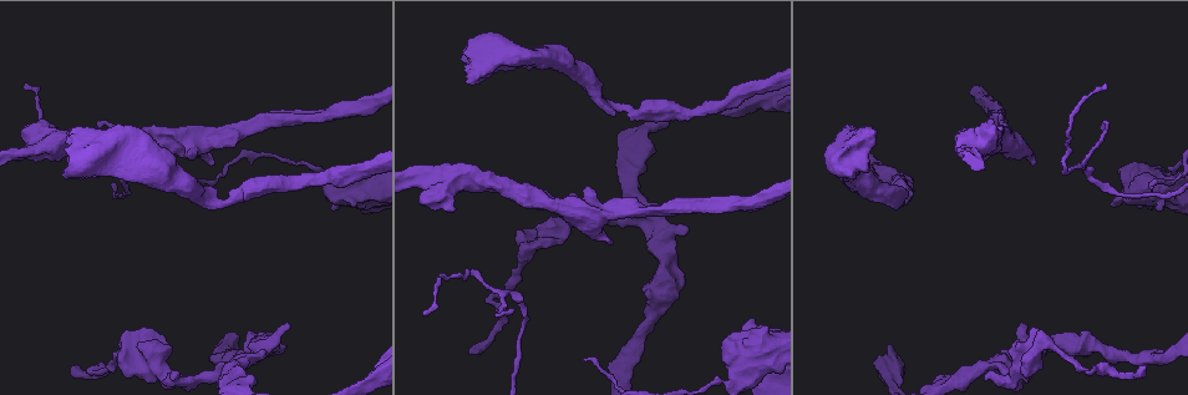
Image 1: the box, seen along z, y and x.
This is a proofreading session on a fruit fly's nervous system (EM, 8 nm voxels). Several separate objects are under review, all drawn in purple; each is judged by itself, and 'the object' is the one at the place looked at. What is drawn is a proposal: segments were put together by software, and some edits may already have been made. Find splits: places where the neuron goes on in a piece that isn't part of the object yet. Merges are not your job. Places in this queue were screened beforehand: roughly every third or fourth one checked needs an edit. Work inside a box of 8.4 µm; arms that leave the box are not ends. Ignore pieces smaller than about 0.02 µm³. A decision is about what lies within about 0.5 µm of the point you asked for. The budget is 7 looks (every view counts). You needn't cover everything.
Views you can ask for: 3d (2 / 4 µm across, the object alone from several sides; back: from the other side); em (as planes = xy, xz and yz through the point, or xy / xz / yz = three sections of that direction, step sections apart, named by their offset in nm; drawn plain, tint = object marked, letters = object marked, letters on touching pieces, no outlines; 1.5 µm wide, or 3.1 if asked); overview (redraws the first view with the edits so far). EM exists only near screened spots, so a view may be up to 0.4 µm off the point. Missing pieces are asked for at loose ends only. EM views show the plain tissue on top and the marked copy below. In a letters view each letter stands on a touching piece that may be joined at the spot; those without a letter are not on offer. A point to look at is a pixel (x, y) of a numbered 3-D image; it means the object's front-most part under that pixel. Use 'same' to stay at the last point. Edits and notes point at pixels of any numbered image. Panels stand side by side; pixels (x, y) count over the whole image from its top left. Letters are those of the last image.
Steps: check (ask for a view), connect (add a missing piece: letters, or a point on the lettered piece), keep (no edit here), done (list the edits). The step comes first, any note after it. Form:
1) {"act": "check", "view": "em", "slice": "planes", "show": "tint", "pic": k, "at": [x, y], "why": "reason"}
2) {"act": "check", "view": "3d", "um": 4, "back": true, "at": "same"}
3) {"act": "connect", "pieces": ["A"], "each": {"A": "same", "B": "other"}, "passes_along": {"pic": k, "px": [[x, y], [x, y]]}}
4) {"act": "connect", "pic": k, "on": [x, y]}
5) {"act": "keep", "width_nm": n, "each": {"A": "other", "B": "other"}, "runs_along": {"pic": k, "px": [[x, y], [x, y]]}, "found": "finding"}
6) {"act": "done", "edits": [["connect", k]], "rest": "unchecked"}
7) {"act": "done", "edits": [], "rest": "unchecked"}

{"act": "check", "view": "3d", "um": 2, "pic": 1, "at": [611, 241], "why": "thick end"}

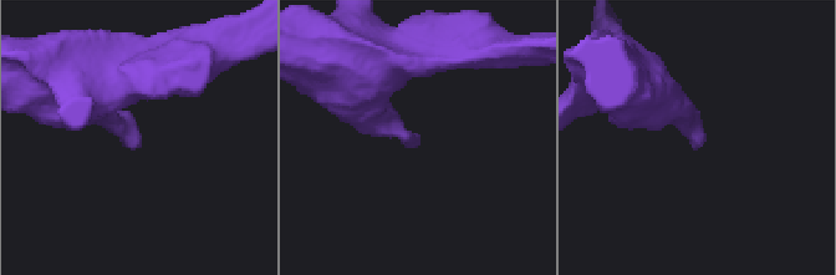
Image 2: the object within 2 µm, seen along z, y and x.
{"act": "check", "view": "em", "slice": "planes", "show": "letters", "pic": 2, "at": [702, 139], "why": "need the tissue"}

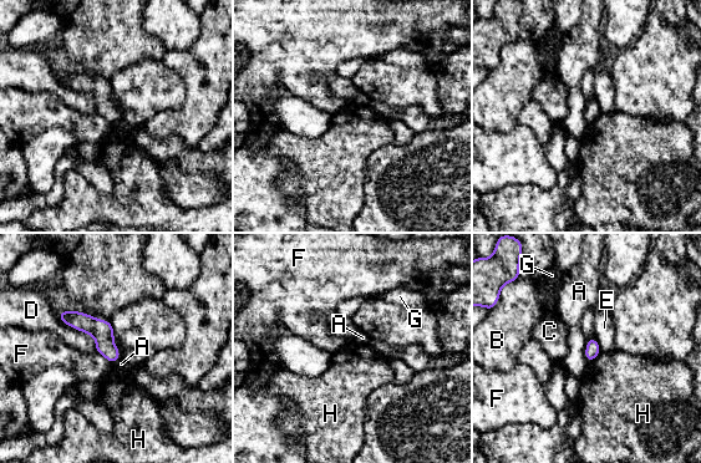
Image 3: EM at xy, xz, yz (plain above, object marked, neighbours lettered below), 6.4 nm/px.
{"act": "keep", "each": {"A": "other", "B": "other", "C": "other", "D": "other", "E": "other", "F": "other", "G": "other", "H": "other"}, "runs_along": {"pic": 3, "px": [[61, 314], [87, 324], [116, 355]]}, "found": "no lettered piece goes on from it"}

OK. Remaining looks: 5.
{"act": "check", "view": "3d", "um": 2, "pic": 1, "at": [585, 360], "why": "free end"}

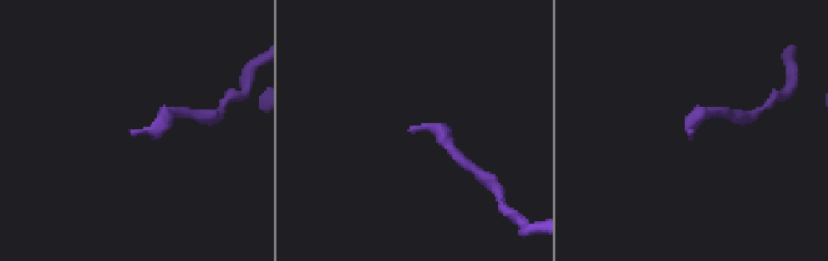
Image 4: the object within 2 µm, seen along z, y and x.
{"act": "check", "view": "em", "slice": "yz", "step": 4, "show": "letters", "pic": 4, "at": [687, 130]}

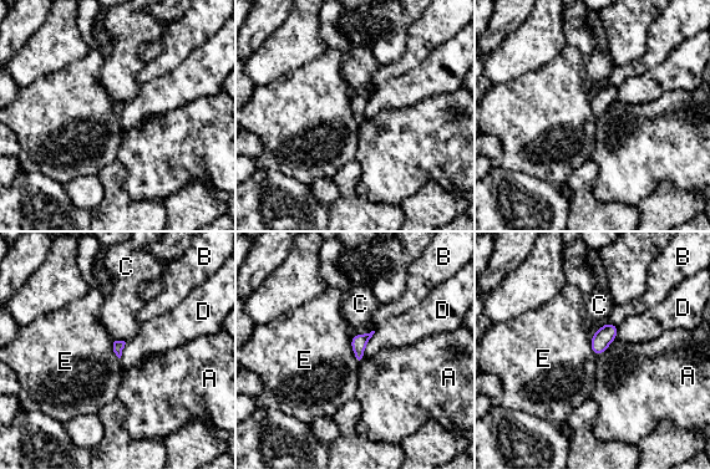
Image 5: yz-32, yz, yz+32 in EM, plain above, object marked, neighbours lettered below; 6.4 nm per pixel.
{"act": "keep", "each": {"A": "other", "B": "other", "C": "other", "D": "other", "E": "other"}, "border": {"pic": 5, "px": [[350, 336], [351, 351], [359, 360]]}, "found": "no lettered piece goes on from it"}

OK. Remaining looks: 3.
{"act": "check", "view": "3d", "um": 2, "pic": 1, "at": [452, 212]}

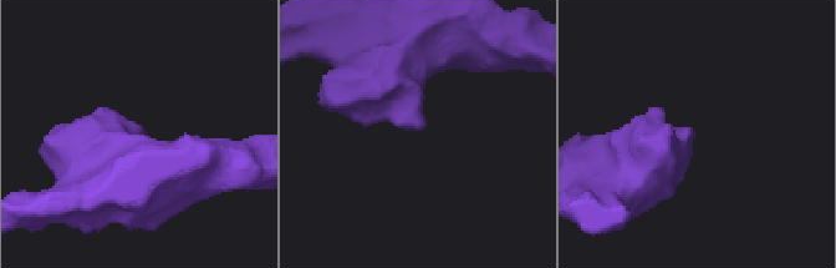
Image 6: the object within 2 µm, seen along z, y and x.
{"act": "check", "view": "em", "slice": "xz", "step": 4, "show": "letters", "pic": 6, "at": [140, 130], "why": "shape alone is not enough"}

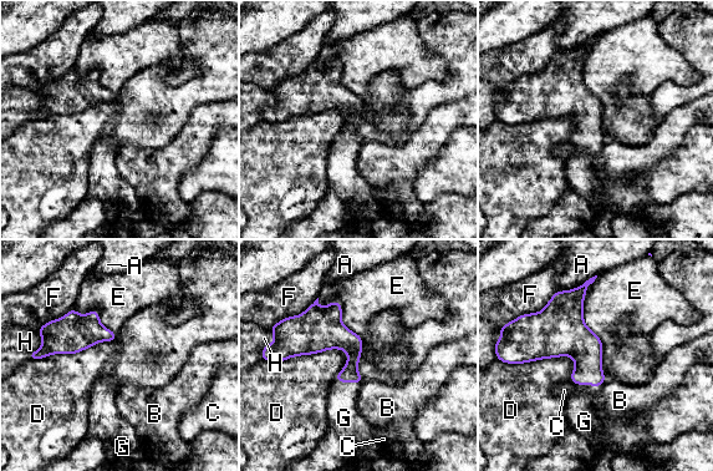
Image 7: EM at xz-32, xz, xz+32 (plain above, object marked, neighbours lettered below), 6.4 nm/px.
{"act": "connect", "pieces": ["G"], "each": {"A": "other", "B": "other", "C": "other", "D": "other", "E": "other", "F": "other", "G": "same", "H": "other"}, "passes_along": {"pic": 7, "px": [[352, 344], [346, 381], [345, 420]]}, "found": "it goes on there"}

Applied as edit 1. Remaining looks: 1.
{"act": "done", "edits": [["connect", 7]], "rest": "unchecked"}

